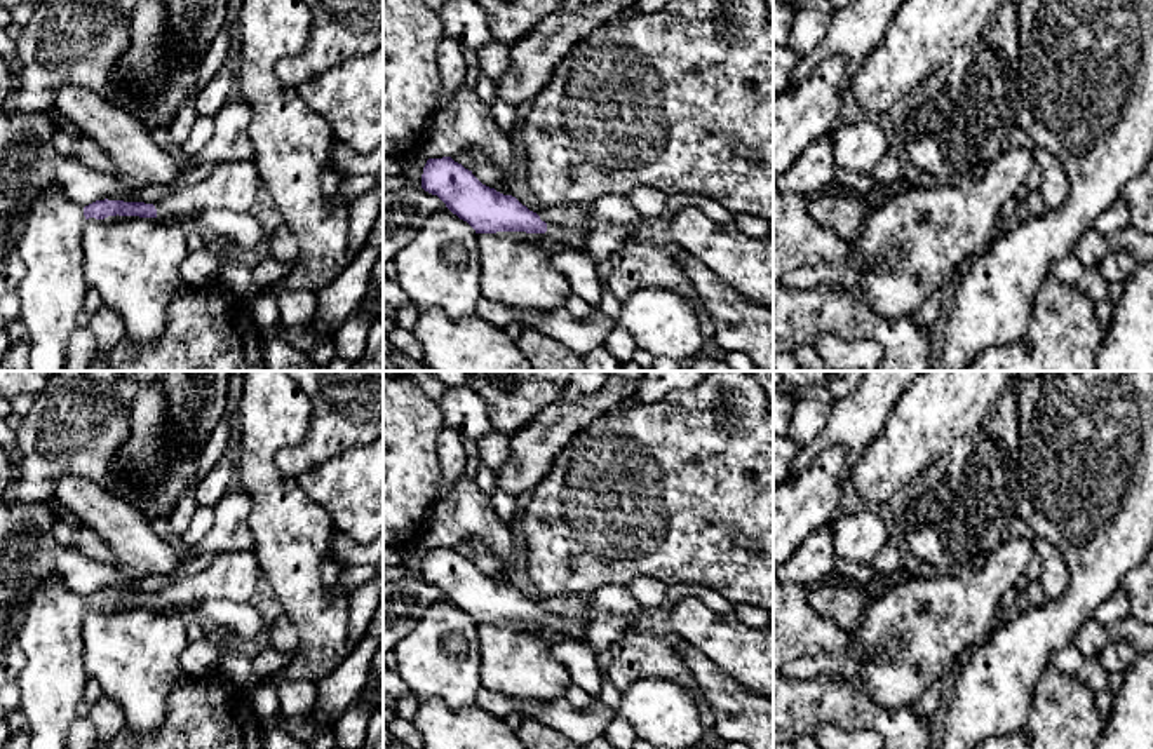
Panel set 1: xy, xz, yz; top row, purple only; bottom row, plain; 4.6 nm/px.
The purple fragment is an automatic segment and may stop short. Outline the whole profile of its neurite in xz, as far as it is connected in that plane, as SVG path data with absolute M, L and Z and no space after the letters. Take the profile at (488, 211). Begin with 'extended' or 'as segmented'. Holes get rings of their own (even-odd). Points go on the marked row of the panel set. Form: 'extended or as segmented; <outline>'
extended; M451 157L442 159L428 159L423 174L421 174L421 188L432 195L437 195L446 207L456 214L460 219L467 221L475 233L496 233L496 232L526 232L526 233L545 233L556 240L573 244L582 247L590 233L606 225L617 225L627 230L627 246L643 244L650 247L641 239L641 225L643 216L630 204L627 195L622 193L608 193L604 197L597 197L592 200L585 221L582 226L568 226L568 225L547 225L540 219L540 216L523 206L516 197L503 195L495 188L482 185L472 171L465 169L462 164L455 162Z

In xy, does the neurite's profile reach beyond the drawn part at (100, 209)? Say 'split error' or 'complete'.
split error

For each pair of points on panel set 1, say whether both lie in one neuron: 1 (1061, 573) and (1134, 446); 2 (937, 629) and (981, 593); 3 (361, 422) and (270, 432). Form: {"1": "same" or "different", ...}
{"1": "different", "2": "same", "3": "different"}

